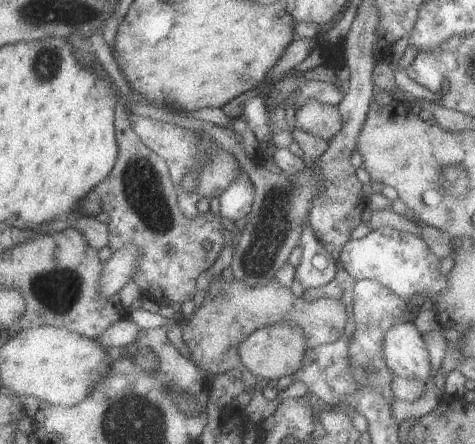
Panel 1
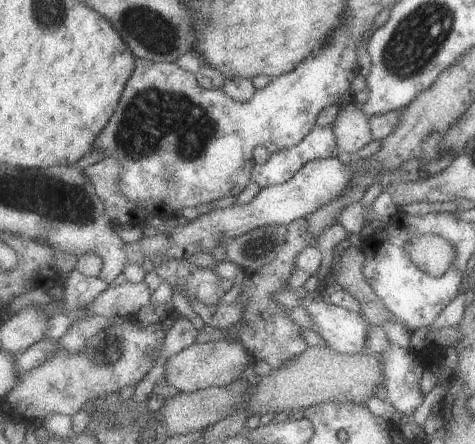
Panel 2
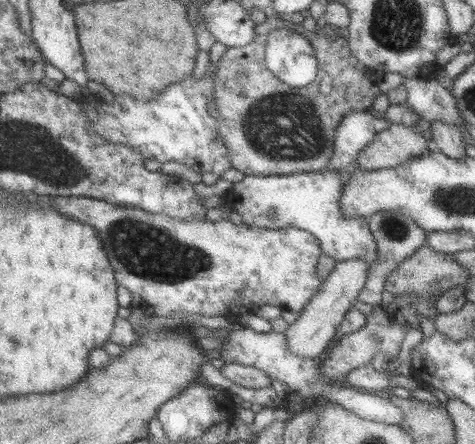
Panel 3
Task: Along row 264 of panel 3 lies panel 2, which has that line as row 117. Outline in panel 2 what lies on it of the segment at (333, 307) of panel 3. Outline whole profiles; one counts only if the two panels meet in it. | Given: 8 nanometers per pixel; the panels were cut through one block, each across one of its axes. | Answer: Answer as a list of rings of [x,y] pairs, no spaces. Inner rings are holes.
[[[355,100],[339,108],[339,114],[333,124],[335,124],[335,136],[339,140],[341,150],[353,156],[357,150],[361,150],[371,140],[375,140],[371,116]]]

